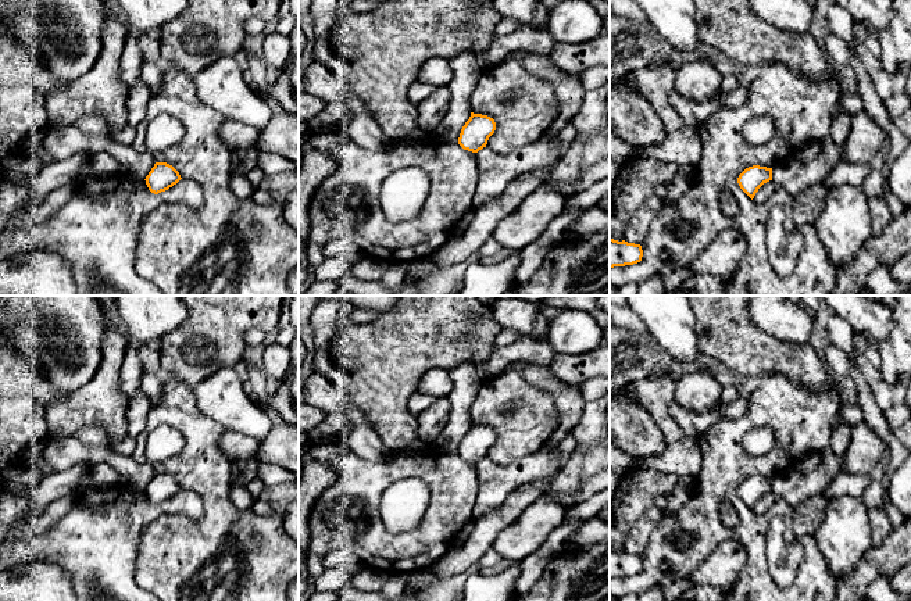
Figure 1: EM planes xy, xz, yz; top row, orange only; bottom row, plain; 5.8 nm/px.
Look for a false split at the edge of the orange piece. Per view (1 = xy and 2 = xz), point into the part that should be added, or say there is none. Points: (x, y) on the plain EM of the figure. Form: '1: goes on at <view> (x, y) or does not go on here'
1: does not go on here
2: does not go on here

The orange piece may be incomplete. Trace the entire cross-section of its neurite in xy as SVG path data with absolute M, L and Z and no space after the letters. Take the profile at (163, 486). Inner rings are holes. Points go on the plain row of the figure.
M156 473L149 486L146 496L154 505L168 501L181 491L179 483L167 473Z

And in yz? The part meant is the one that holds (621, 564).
M610 548L610 580L614 577L633 576L642 572L640 555L618 552Z

